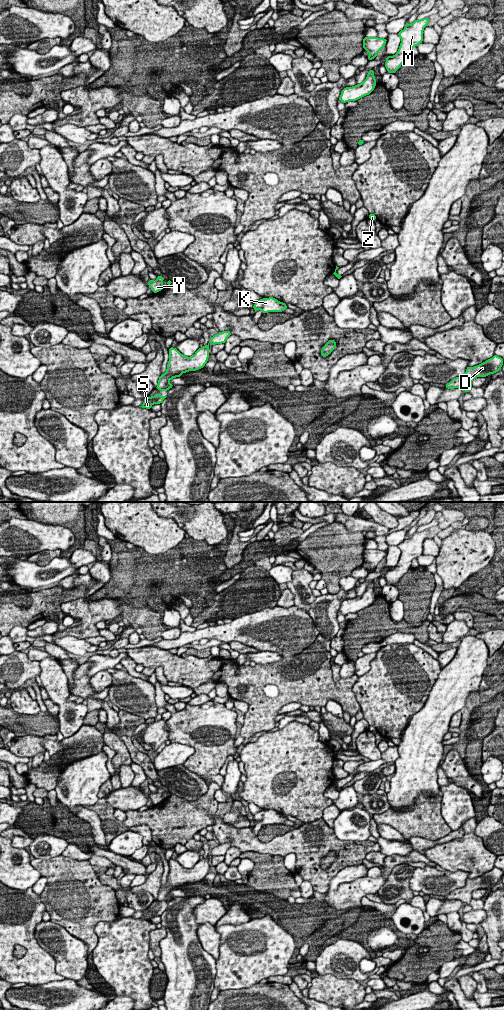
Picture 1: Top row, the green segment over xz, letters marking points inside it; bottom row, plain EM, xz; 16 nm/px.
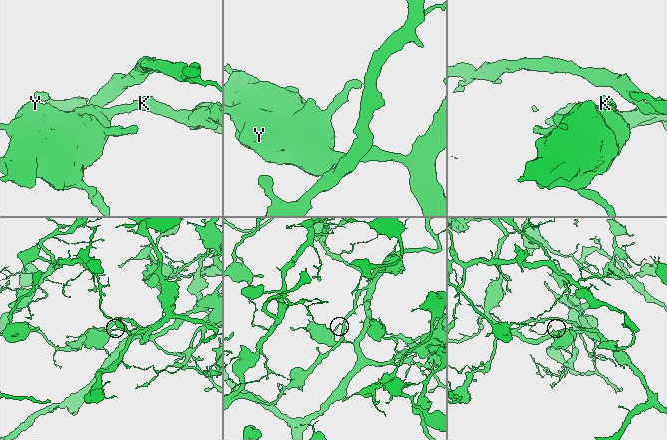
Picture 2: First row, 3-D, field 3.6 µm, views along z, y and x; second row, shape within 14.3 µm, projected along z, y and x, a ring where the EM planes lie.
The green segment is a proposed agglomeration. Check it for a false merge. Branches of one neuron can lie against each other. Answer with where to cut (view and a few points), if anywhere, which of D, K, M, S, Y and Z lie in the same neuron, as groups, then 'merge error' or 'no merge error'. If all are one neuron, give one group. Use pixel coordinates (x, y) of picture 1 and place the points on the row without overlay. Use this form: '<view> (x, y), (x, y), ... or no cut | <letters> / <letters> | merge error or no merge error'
no cut | D K M S Y Z | no merge error

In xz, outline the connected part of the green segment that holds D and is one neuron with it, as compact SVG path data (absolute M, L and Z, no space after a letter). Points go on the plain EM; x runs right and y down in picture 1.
M494 866L492 870L486 872L482 876L475 879L468 878L464 887L452 891L449 895L445 896L445 900L459 900L462 903L470 904L472 900L472 892L474 890L495 886L501 881L503 875L503 871Z

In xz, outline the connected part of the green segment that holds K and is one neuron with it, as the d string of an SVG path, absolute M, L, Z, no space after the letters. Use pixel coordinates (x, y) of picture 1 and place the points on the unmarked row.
M273 809L262 810L254 815L253 821L255 824L261 821L263 826L268 824L283 824L288 819L285 815L278 813Z

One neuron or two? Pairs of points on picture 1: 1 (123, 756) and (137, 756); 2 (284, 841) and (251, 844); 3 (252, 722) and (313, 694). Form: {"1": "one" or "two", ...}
{"1": "two", "2": "one", "3": "one"}

